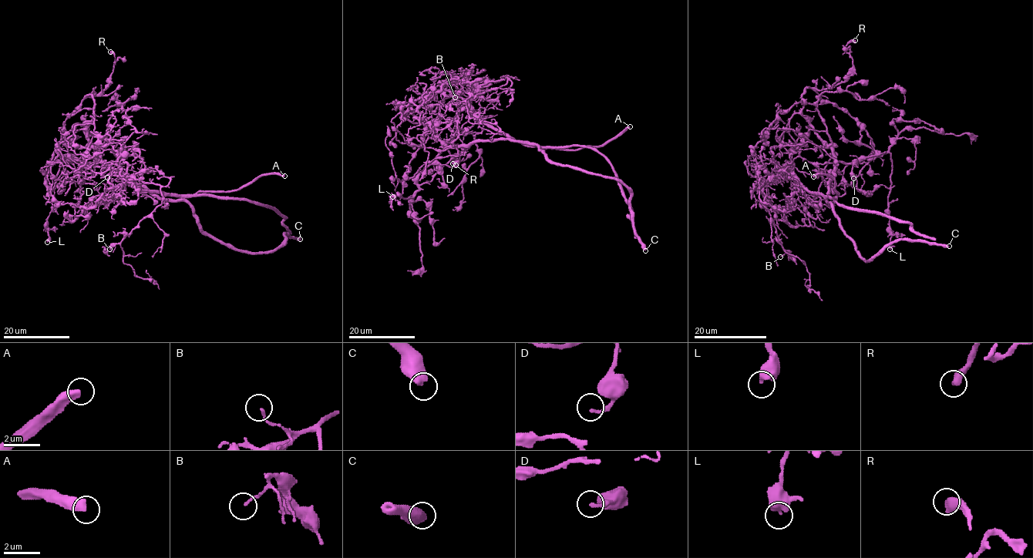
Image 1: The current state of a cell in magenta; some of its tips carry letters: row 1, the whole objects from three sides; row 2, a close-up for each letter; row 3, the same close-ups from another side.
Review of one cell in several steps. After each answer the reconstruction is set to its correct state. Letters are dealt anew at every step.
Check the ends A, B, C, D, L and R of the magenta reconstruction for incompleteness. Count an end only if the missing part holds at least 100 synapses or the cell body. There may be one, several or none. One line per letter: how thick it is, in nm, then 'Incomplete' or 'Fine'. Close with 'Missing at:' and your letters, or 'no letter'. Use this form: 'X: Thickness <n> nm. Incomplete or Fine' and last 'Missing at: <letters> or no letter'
A: Thickness 500 nm. Incomplete
B: Thickness 120 nm. Fine
C: Thickness 550 nm. Fine
D: Thickness 200 nm. Fine
L: Thickness 500 nm. Fine
R: Thickness 550 nm. Fine
Missing at: A

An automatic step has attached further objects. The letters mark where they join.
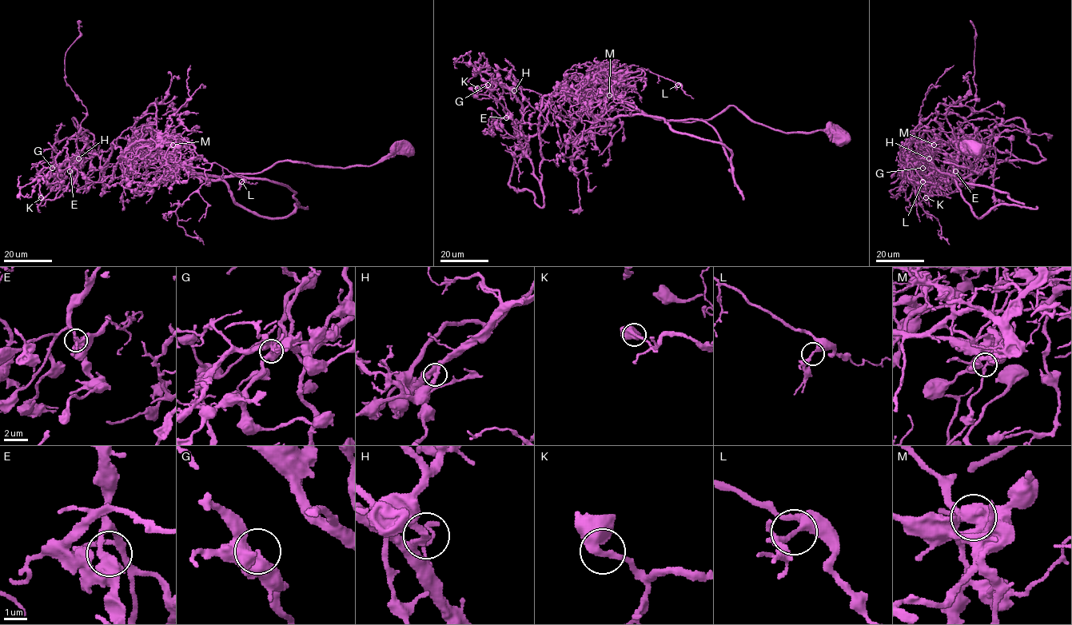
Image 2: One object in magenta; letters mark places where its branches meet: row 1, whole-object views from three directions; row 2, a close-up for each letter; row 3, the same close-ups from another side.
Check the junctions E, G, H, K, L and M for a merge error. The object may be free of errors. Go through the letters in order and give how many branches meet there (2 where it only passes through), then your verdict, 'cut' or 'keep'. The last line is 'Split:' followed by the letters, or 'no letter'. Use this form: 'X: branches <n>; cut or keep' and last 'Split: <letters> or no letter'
E: branches 2; keep
G: branches 2; keep
H: branches 2; keep
K: branches 2; keep
L: branches 2; keep
M: branches 2; cut
Split: M

